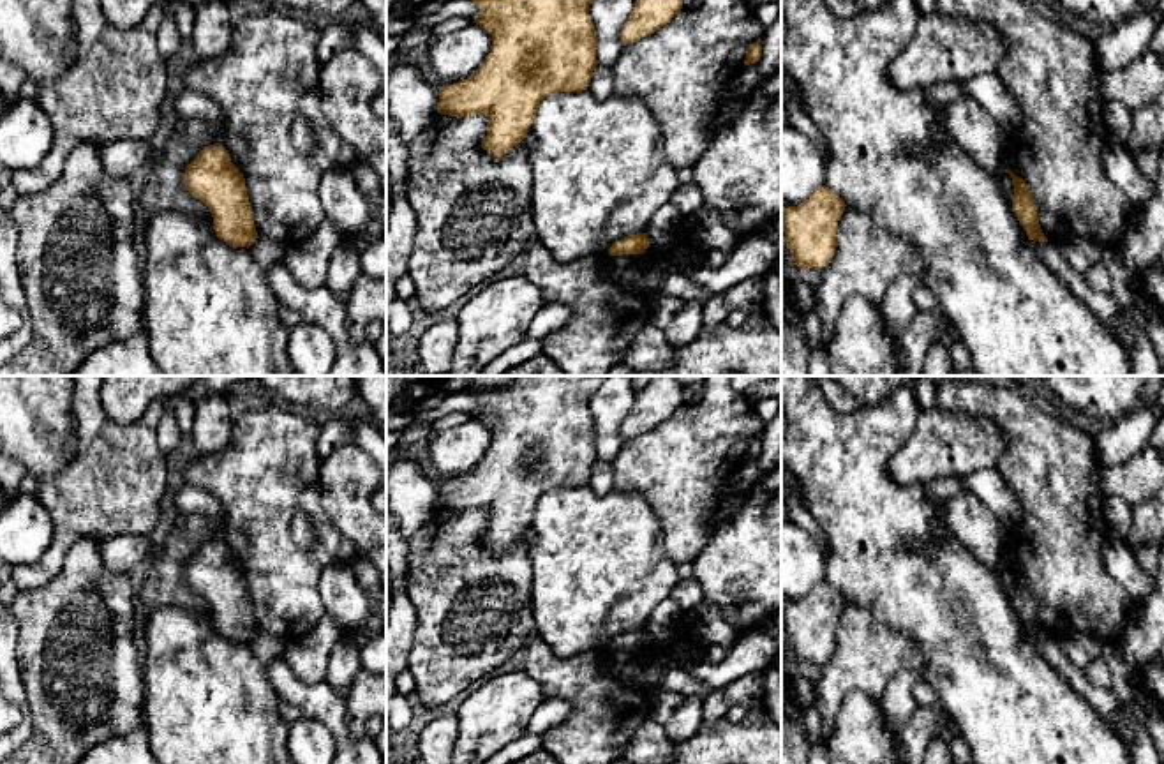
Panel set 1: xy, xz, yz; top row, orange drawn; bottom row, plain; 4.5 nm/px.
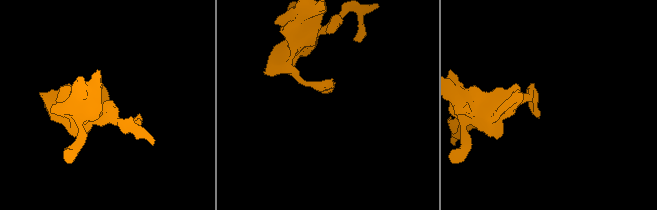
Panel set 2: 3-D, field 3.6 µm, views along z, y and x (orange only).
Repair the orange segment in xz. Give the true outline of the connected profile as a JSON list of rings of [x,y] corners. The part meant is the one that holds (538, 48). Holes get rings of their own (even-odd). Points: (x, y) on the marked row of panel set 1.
[[[473,0],[480,12],[476,25],[492,35],[490,53],[464,81],[439,88],[437,113],[450,116],[487,115],[487,136],[481,148],[501,157],[517,146],[529,132],[540,102],[557,92],[587,90],[596,60],[596,32],[589,16],[591,0]]]

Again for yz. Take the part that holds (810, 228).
[[[818,187],[804,203],[781,213],[787,247],[799,268],[822,270],[836,251],[836,228],[845,201],[829,187]]]

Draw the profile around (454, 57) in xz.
[[[480,25],[436,37],[429,53],[429,65],[443,86],[467,79],[490,53],[492,35]]]

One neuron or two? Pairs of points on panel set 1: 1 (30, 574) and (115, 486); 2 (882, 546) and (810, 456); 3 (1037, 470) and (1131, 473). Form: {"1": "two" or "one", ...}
{"1": "one", "2": "one", "3": "two"}

